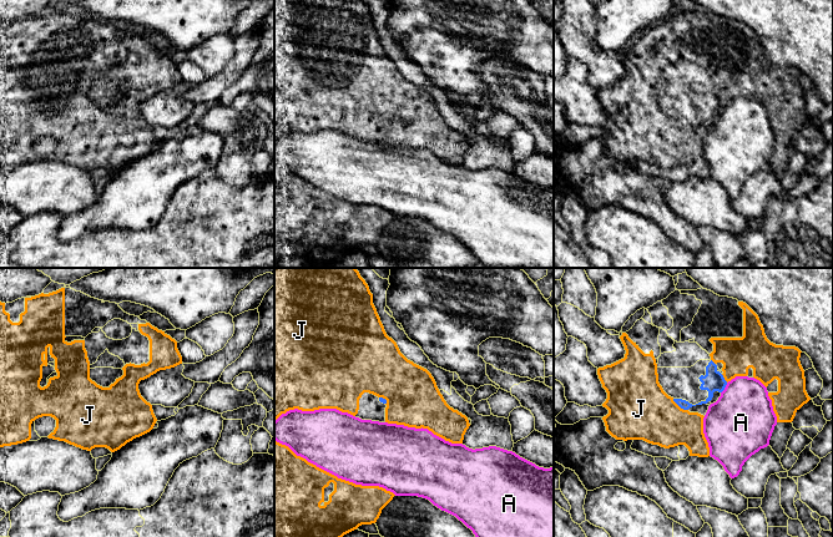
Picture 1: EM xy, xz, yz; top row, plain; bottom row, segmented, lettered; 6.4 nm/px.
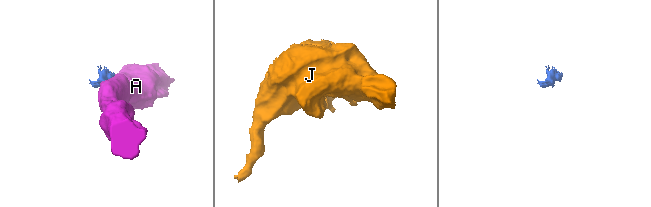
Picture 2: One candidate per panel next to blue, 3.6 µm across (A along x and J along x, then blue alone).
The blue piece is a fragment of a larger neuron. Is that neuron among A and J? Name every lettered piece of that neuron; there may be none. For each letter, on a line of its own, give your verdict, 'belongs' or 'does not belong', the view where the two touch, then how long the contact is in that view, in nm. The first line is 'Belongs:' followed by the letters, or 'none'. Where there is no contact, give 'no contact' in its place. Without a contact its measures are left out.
Belongs: J
A: does not belong | yz | 80 nm
J: belongs | yz | 130 nm

